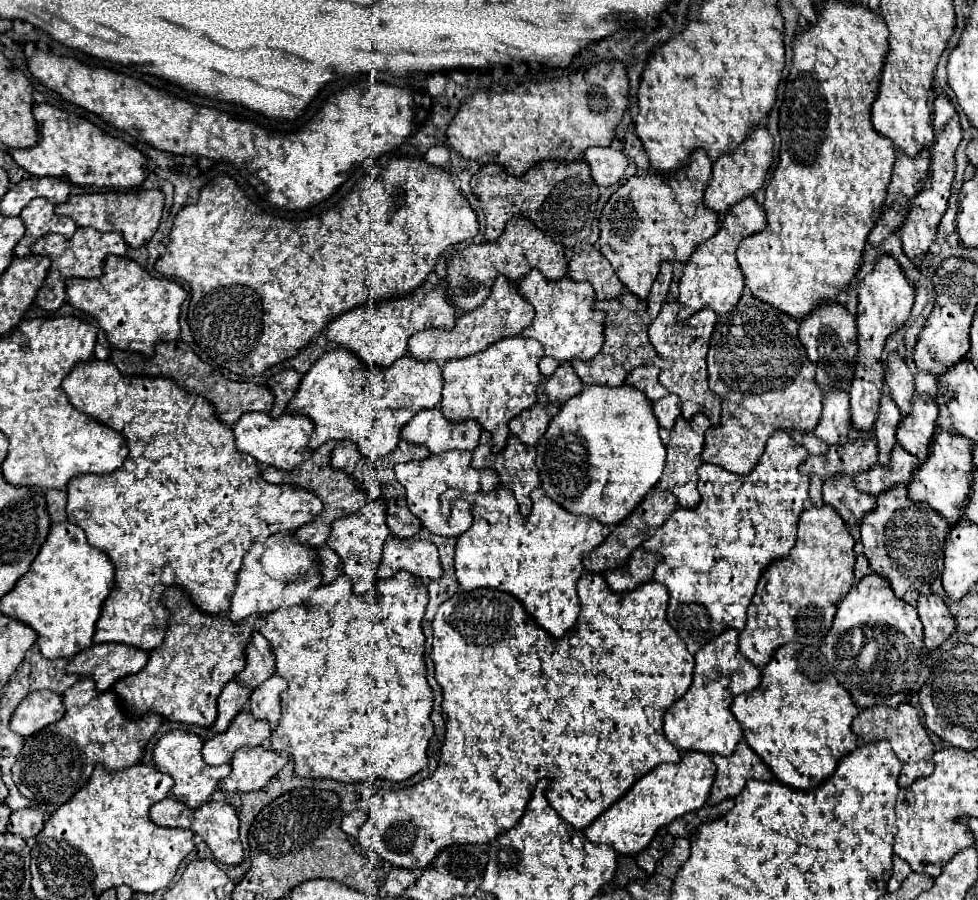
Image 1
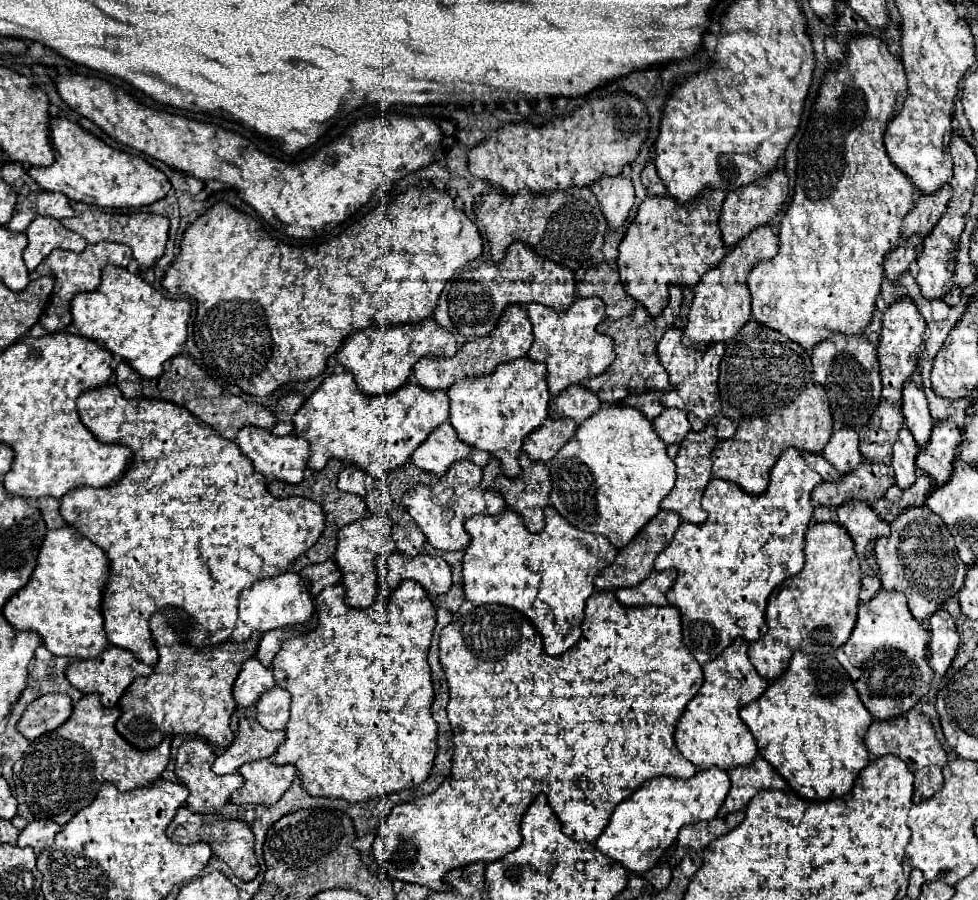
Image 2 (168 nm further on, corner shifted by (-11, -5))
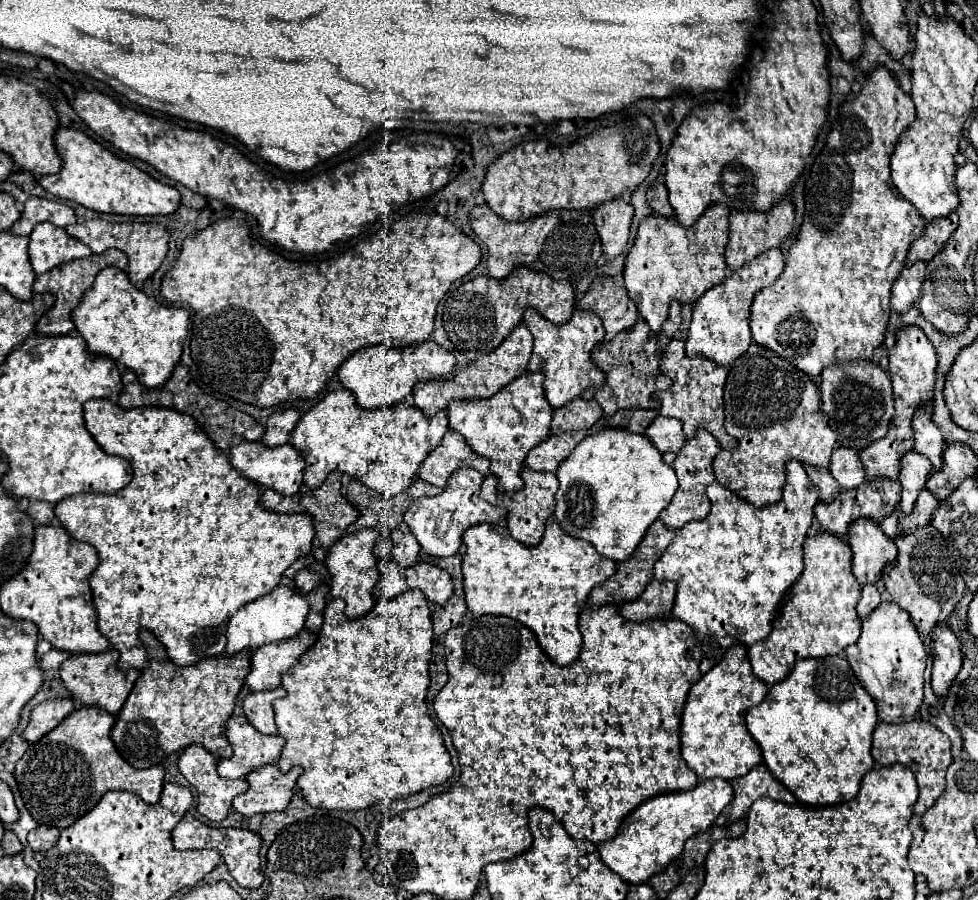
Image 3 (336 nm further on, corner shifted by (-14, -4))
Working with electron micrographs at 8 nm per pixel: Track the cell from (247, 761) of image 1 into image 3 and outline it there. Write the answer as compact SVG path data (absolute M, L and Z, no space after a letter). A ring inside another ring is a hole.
M265 765L251 771L245 777L249 783L249 791L235 797L233 811L245 817L269 811L283 811L293 797L299 775L299 767L293 767L289 773L281 773L275 765Z

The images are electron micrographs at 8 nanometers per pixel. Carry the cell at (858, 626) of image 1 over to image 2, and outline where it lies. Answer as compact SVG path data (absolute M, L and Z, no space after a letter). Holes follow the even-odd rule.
M878 590L874 598L860 604L856 626L846 644L836 648L836 660L844 666L848 676L852 678L860 700L868 708L868 712L876 720L888 720L900 716L914 708L918 700L930 690L930 682L934 678L934 670L928 666L928 642L930 632L910 614L906 606L906 598L900 592Z

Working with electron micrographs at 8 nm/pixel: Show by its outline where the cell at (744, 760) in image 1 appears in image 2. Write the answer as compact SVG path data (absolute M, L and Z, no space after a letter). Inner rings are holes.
M756 756L750 766L736 766L728 770L732 780L732 788L718 810L718 816L724 818L730 812L744 810L748 802L756 796L756 792L774 788L774 790L790 790L788 782L768 764L764 758Z

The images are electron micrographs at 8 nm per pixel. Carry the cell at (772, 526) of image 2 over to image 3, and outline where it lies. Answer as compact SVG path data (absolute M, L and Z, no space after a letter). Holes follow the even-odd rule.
M799 461L787 463L787 481L783 489L783 499L775 505L753 507L751 503L739 499L727 487L711 483L707 487L707 497L711 499L711 511L701 521L691 521L677 531L673 543L665 549L661 559L655 563L653 577L657 581L675 581L677 597L673 605L673 617L687 623L697 637L697 647L693 649L693 659L697 661L701 673L715 667L731 645L751 647L755 641L765 639L773 629L773 619L779 607L787 599L791 587L803 571L803 541L807 529L813 521L813 507L819 501L819 493L809 481L803 465Z

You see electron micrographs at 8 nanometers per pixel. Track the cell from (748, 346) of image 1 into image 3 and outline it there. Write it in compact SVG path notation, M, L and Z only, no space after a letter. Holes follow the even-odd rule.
M751 345L751 347L757 347L757 355L751 355L751 351L749 351L747 355L739 357L739 361L735 361L735 365L731 365L729 377L727 377L727 383L725 383L725 431L729 435L733 435L739 445L737 445L737 449L721 451L713 461L713 471L715 471L715 481L717 483L729 487L743 501L747 501L755 507L763 507L763 505L773 505L775 501L781 499L781 491L783 491L783 483L785 483L785 465L791 459L797 459L799 463L805 463L805 465L813 465L817 469L819 467L829 467L829 459L831 459L831 453L833 453L833 447L835 447L837 439L835 439L835 433L827 425L827 417L823 417L823 413L821 413L821 395L819 395L817 385L805 373L799 373L799 369L791 369L791 365L787 365L787 361L783 361L781 357L775 357L775 353L771 353L769 349L763 349L761 345Z

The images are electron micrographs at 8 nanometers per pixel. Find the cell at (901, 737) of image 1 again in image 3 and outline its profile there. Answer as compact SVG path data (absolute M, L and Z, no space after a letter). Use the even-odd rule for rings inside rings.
M909 721L899 725L879 723L873 733L871 753L873 759L881 765L901 763L915 773L915 779L919 783L919 803L915 803L915 815L921 817L927 809L931 809L937 803L939 795L945 791L945 771L953 763L951 741L945 733L941 733L931 723L927 721Z

